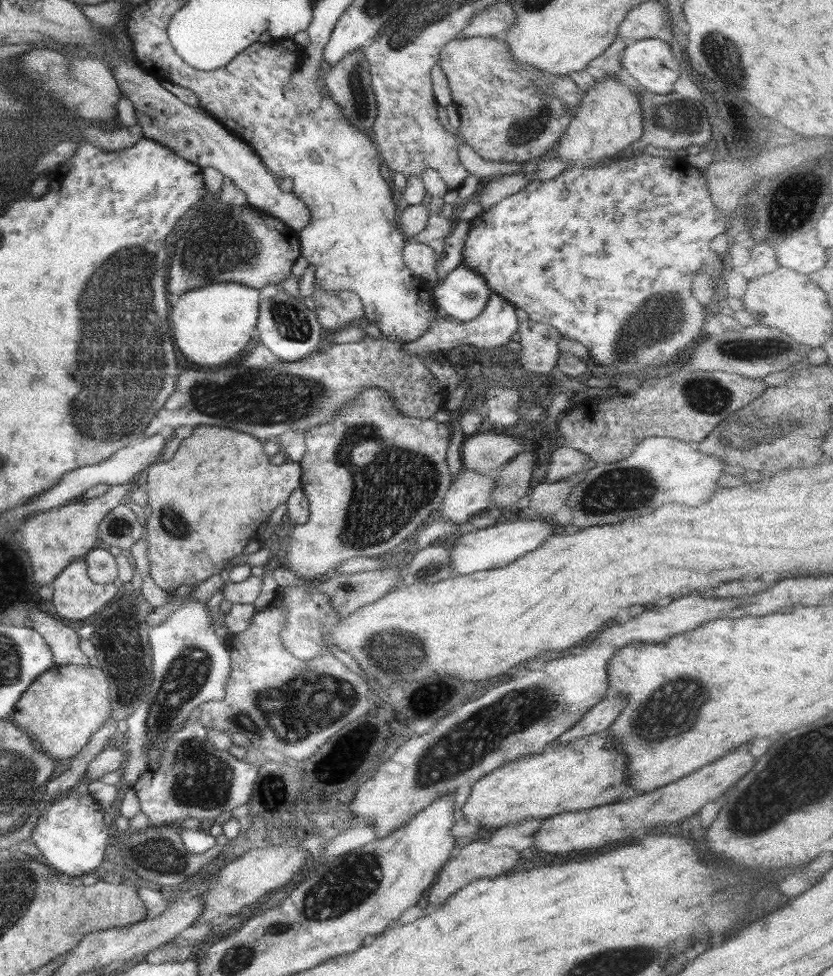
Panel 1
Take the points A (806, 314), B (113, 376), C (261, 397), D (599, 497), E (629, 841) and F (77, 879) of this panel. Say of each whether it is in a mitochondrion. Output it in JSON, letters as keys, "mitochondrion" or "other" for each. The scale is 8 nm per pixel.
{"A":"other","B":"mitochondrion","C":"mitochondrion","D":"mitochondrion","E":"other","F":"other"}

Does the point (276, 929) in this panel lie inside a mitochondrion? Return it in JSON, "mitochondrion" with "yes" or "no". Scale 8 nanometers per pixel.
{"mitochondrion":"yes"}

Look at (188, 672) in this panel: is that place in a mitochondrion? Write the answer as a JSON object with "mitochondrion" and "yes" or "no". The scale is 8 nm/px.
{"mitochondrion":"yes"}

